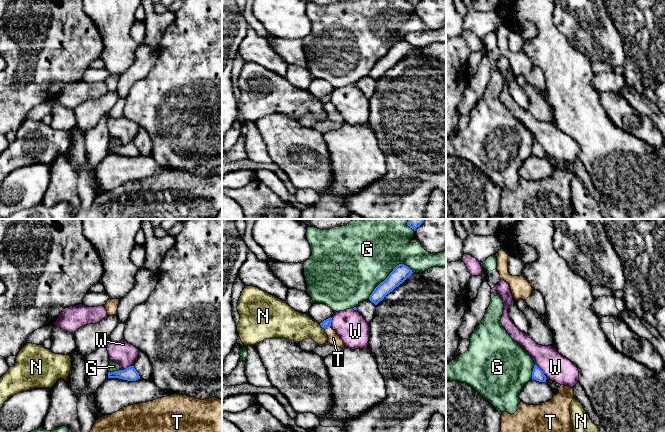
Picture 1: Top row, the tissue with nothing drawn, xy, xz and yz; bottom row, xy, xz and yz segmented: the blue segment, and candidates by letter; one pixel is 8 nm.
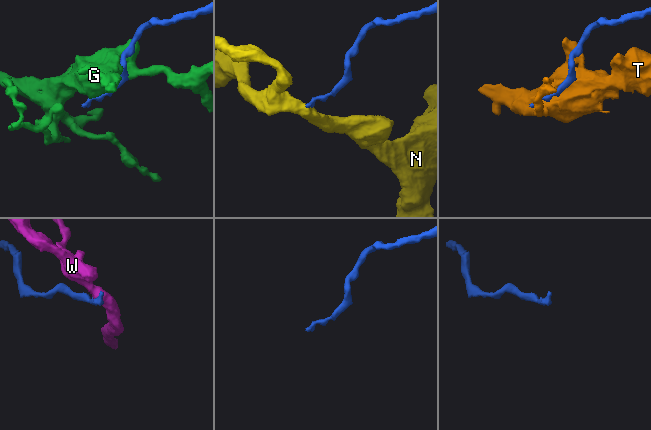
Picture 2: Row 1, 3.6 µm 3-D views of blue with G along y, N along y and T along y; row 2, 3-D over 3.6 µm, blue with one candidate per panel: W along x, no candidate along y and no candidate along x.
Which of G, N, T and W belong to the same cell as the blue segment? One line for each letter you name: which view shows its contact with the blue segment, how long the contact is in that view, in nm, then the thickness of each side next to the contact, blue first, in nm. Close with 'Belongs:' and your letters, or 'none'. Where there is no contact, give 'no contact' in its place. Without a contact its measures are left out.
Belongs: none

